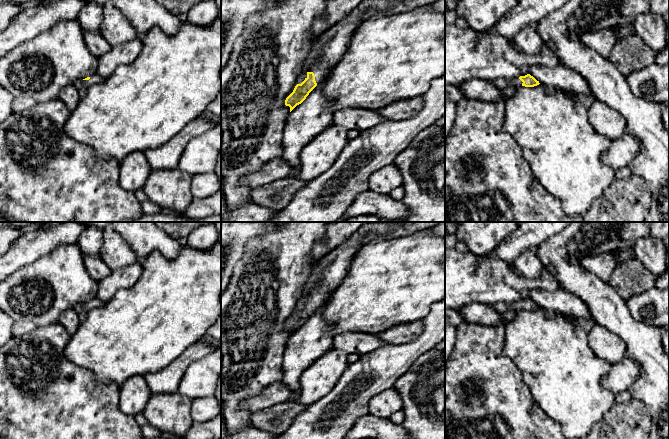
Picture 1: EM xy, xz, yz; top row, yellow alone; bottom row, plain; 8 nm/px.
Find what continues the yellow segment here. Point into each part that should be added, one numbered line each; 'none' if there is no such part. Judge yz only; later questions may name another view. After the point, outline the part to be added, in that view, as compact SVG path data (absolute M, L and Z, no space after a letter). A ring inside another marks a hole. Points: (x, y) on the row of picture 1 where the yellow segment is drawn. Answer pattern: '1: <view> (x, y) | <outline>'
1: yz (516, 82) | M514 78L511 80L506 80L506 79L498 79L498 80L494 80L491 81L494 85L496 85L497 87L499 87L500 89L504 89L507 85L510 86L514 86L516 88L521 87L522 86L522 81L518 78Z

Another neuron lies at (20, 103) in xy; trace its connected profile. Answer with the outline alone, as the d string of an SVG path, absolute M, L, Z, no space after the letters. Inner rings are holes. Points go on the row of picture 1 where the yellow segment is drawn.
M15 97L13 102L14 111L24 111L33 107L36 102L30 97Z

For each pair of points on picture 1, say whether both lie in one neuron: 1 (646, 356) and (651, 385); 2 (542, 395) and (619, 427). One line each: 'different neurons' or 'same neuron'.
1: same neuron
2: different neurons

